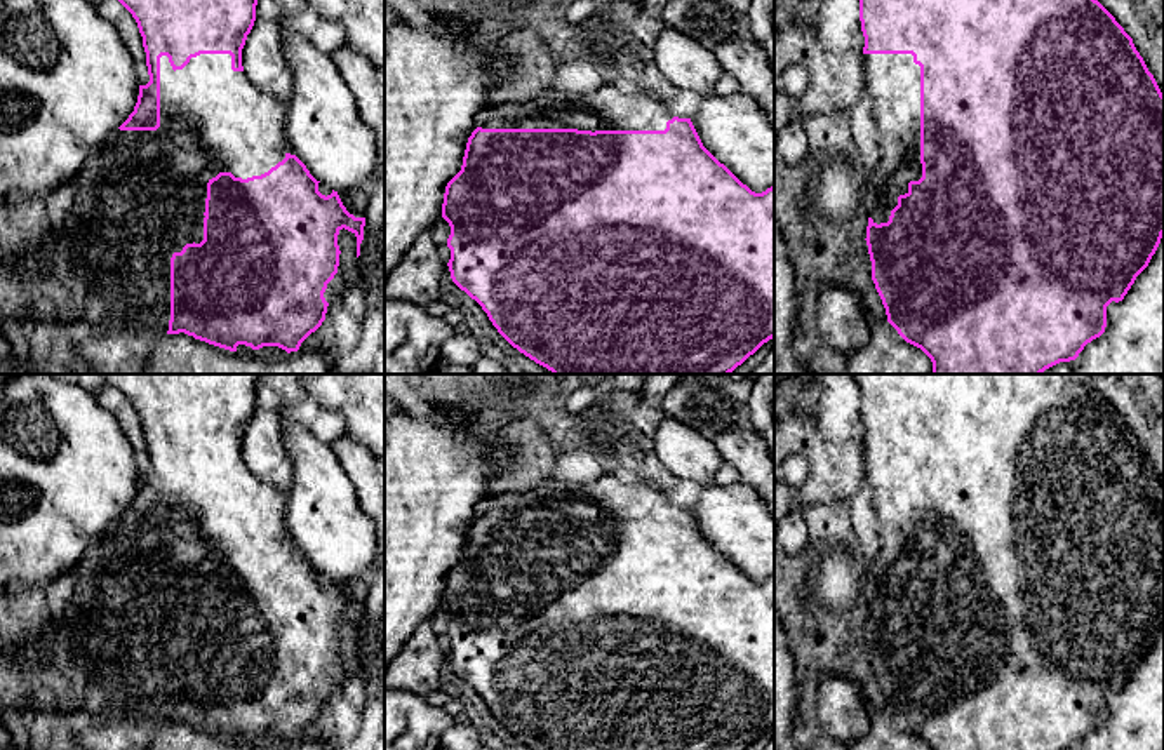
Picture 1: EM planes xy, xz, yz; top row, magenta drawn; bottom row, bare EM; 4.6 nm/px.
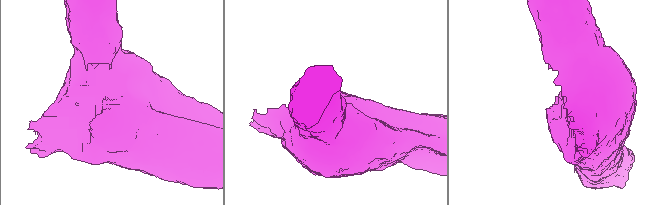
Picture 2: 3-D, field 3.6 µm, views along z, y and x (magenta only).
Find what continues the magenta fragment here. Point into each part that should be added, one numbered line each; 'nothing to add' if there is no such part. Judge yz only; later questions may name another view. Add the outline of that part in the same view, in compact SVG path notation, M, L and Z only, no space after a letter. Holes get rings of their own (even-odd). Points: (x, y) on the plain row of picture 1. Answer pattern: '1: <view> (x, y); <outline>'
1: yz (893, 470); M863 444L863 461L880 536L863 593L880 614L889 611L898 586L908 583L908 573L922 567L920 456L912 444Z

